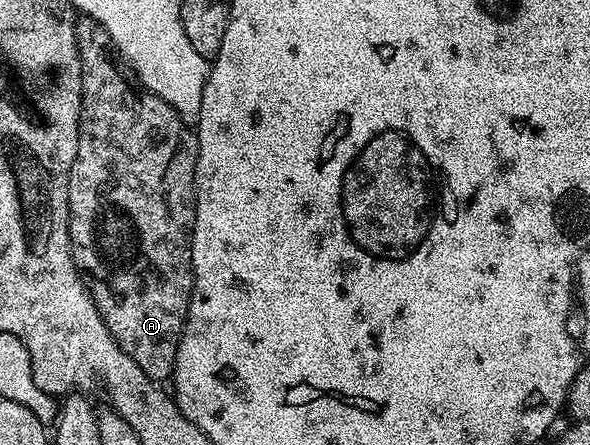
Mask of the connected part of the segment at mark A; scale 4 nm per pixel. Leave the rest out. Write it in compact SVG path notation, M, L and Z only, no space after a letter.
M83 17L75 24L75 32L77 33L77 41L79 42L79 60L81 61L81 73L83 80L81 81L81 89L83 90L83 105L81 108L81 118L79 121L79 144L77 145L77 157L73 161L73 169L69 173L69 237L71 238L71 256L75 262L75 268L79 270L79 274L83 276L84 283L87 284L87 290L90 291L93 301L97 305L97 309L101 313L101 317L105 321L105 325L109 329L109 333L117 341L117 345L125 353L129 353L129 357L133 357L133 361L137 361L137 365L141 365L141 369L147 376L156 381L170 380L175 369L175 358L177 357L177 349L179 348L179 339L183 336L183 326L187 320L187 310L189 309L189 301L191 300L191 285L187 280L187 275L191 269L191 230L195 224L195 166L197 165L197 157L199 156L199 140L196 132L192 130L188 124L184 123L182 117L174 111L168 103L161 97L152 95L150 93L140 93L131 88L132 80L119 72L117 64L111 60L112 52L109 48L112 46L110 37L107 36L107 31L99 23L94 23L92 19Z

